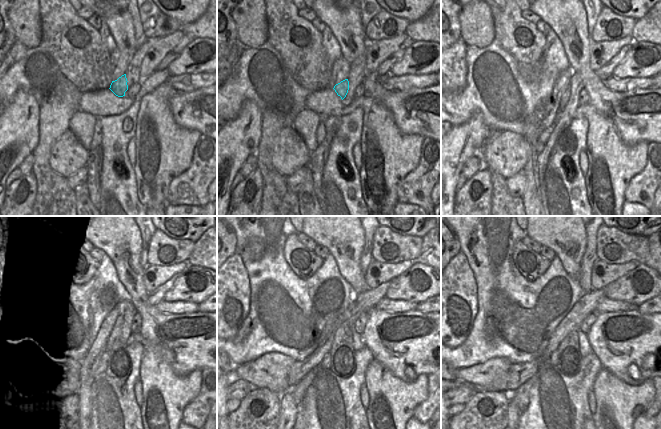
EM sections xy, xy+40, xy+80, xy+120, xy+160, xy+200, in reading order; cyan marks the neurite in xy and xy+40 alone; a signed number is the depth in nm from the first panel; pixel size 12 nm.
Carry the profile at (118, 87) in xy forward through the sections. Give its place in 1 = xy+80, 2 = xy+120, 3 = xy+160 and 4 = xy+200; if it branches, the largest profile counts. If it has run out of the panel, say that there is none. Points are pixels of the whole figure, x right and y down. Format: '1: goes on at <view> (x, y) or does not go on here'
1: goes on at xy+80 (564, 102)
2: goes on at xy+120 (119, 366)
3: goes on at xy+160 (342, 363)
4: goes on at xy+200 (567, 359)

